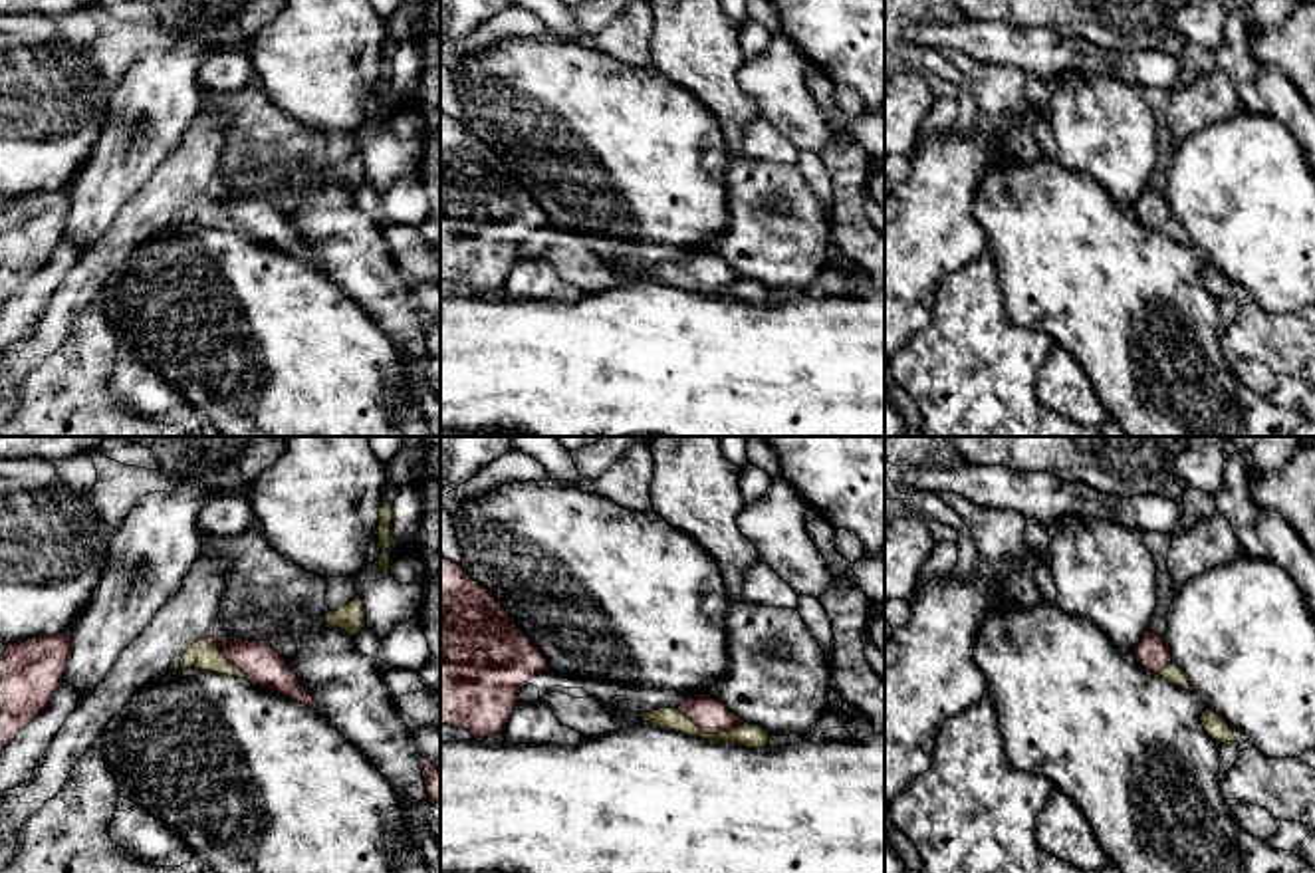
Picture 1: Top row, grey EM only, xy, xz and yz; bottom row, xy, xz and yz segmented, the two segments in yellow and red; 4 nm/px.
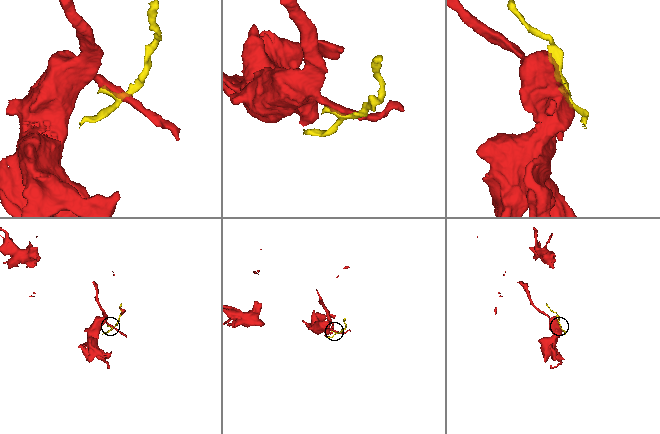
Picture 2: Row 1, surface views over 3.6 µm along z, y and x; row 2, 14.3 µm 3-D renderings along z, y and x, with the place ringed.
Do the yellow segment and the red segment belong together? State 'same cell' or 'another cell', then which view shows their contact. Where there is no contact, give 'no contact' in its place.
another cell; meets yellow in xz

